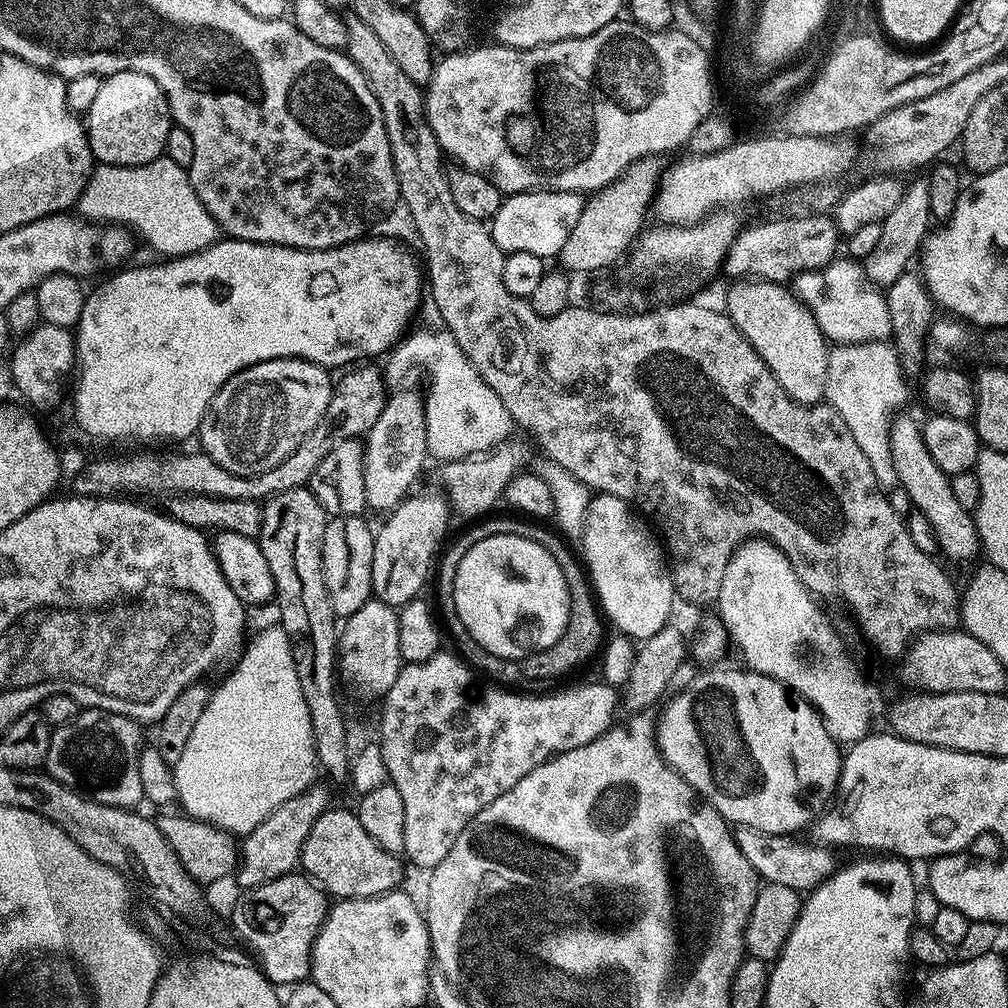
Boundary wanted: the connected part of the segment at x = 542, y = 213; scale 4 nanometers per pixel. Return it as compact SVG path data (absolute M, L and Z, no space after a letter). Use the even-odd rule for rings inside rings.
M513 192L500 201L498 214L490 221L492 237L505 254L525 252L545 258L559 257L570 230L582 218L585 197L579 192Z

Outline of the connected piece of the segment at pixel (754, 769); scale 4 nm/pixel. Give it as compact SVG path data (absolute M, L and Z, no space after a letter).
M724 666L704 670L701 676L696 676L689 682L688 688L682 689L672 701L669 699L663 705L663 708L665 707L664 713L661 714L660 720L658 716L655 721L656 744L660 747L660 755L696 791L700 799L705 800L710 806L714 806L714 810L718 810L718 814L722 814L722 818L728 821L729 825L753 828L759 832L774 834L775 836L800 834L796 832L802 831L803 828L805 831L811 825L814 814L819 813L833 799L836 786L840 782L841 745L833 740L832 735L828 732L828 727L824 724L824 719L803 696L793 694L784 685L779 684L777 680L764 676L761 672L745 670L743 667L740 667L741 669L720 667Z

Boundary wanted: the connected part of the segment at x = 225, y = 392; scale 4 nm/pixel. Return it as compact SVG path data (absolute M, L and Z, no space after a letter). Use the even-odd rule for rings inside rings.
M264 360L261 364L242 369L221 386L210 402L208 413L200 421L199 447L204 455L218 462L218 466L239 476L262 474L278 466L278 462L290 458L306 434L310 434L310 430L322 422L334 387L333 377L328 376L331 376L329 369L313 364L311 360Z

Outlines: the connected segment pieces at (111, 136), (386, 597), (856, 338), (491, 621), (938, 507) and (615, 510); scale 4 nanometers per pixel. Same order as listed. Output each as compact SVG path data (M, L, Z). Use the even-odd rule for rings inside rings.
M119 72L113 76L103 77L98 86L98 94L86 114L86 135L93 157L101 164L117 164L133 168L139 164L149 164L165 155L166 134L174 126L172 111L166 94L154 78L141 72Z
M436 492L409 494L401 500L398 507L383 517L384 525L375 529L374 574L372 575L372 595L375 599L388 604L394 609L401 609L411 600L417 599L428 580L428 571L433 571L434 561L445 543L444 535L448 532L448 512L450 505L443 495Z
M837 258L817 271L799 272L794 277L795 284L795 295L816 319L824 339L833 345L887 341L891 337L892 323L885 293L868 279L857 261Z
M498 534L475 543L462 562L458 562L454 575L454 606L461 625L466 626L470 638L474 638L479 646L491 654L519 662L532 652L554 646L566 630L570 614L566 578L562 578L562 570L558 562L554 562L550 550L538 546L538 542L530 542L530 538L510 534Z
M904 415L894 418L890 436L890 454L898 475L898 486L906 492L913 503L912 506L926 514L930 526L936 531L936 547L941 553L944 551L943 559L964 564L967 560L974 559L976 555L979 557L982 552L973 513L967 512L965 508L958 506L958 502L951 499L953 496L951 477L938 469L930 457L921 425Z
M597 493L589 501L587 522L584 524L582 537L583 544L582 558L601 611L609 623L612 622L617 627L619 633L629 639L643 642L658 630L667 627L672 606L674 602L676 603L676 595L671 571L666 561L666 552L647 521L643 517L637 517L631 505L616 495Z

